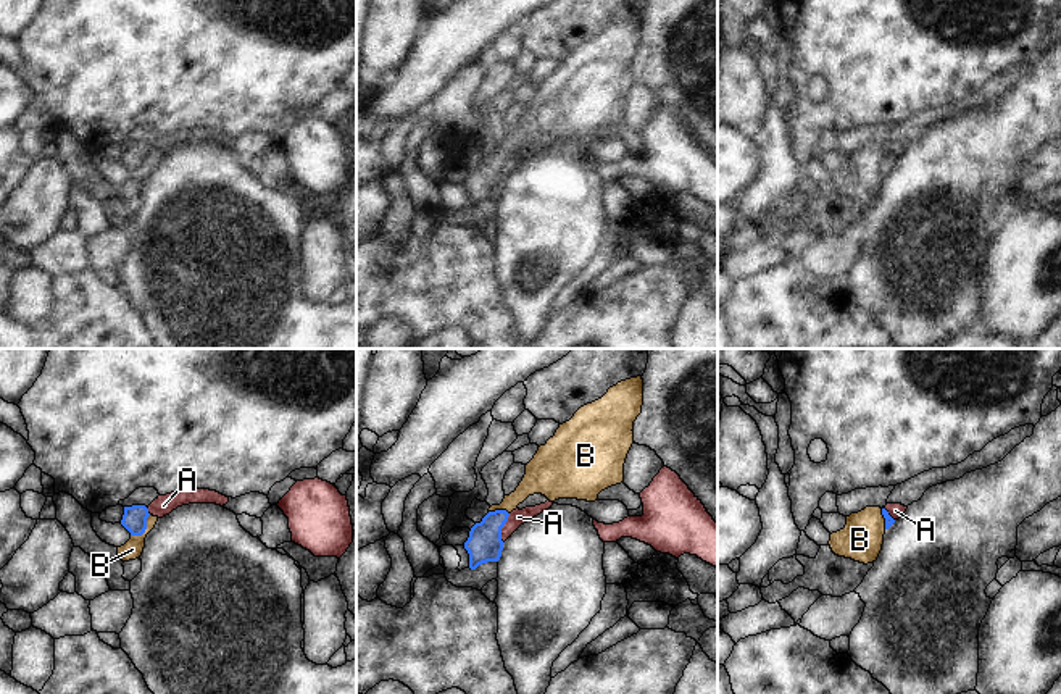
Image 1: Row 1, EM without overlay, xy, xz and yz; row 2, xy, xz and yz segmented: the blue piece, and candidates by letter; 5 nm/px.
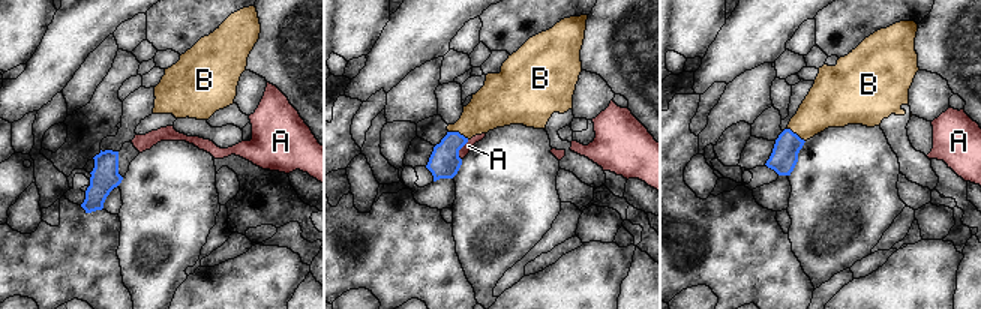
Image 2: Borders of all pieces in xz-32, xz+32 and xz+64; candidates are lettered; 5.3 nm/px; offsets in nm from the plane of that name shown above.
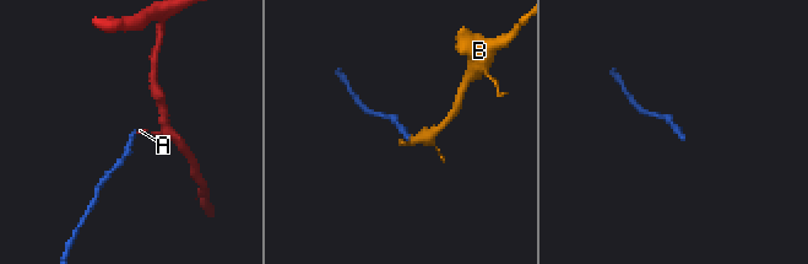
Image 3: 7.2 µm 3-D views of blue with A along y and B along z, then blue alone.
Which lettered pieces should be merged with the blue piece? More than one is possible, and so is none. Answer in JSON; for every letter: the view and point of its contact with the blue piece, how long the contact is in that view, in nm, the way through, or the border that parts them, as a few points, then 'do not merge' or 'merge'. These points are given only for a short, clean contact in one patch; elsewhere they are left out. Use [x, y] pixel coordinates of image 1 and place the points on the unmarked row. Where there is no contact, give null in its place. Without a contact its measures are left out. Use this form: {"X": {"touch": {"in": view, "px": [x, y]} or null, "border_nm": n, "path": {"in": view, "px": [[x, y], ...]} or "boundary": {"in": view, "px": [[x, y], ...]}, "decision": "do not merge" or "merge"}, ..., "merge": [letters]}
{"A": {"touch": {"in": "xz", "px": [502, 165]}, "border_nm": 160, "boundary": {"in": "xz", "px": [[510, 152], [502, 167], [503, 181]]}, "decision": "do not merge"}, "B": {"touch": {"in": "xy", "px": [145, 167]}, "border_nm": 150, "path": {"in": "xy", "px": [[134, 158], [145, 167], [133, 188]]}, "decision": "merge"}, "merge": ["B"]}

